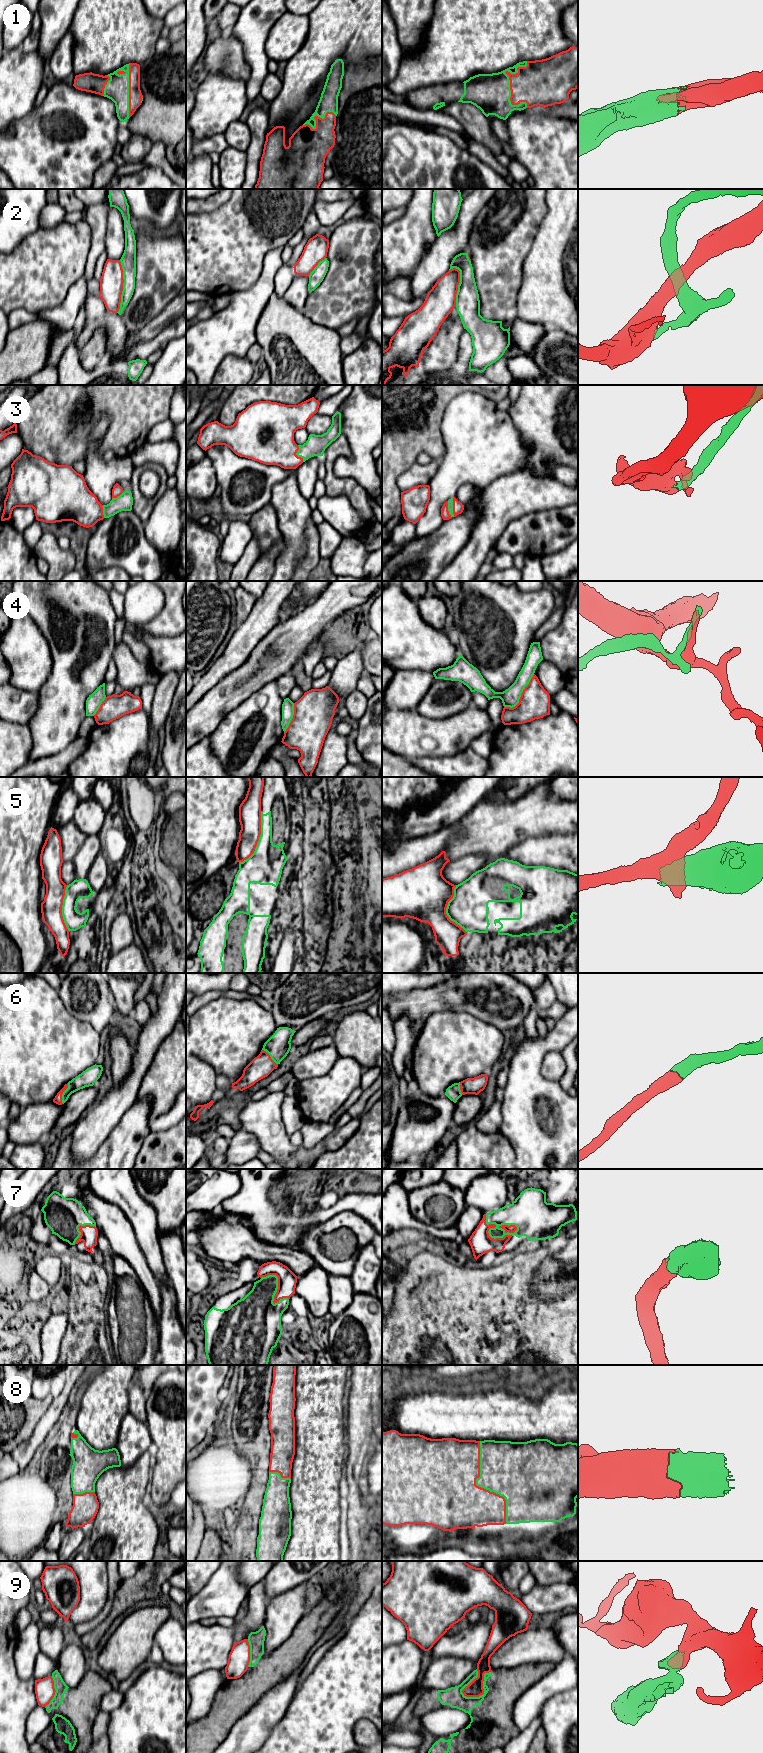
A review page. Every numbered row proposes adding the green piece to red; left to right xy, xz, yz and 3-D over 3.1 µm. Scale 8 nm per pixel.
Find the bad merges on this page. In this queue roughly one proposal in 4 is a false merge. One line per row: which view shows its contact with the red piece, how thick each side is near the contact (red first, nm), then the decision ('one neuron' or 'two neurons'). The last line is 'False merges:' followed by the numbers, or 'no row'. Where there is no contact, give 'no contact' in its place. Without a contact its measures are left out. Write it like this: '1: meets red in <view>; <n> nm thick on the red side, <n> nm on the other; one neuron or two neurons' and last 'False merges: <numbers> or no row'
1: meets red in yz; 340 nm thick on the red side, 320 nm on the other; one neuron
2: meets red in xy; 190 nm thick on the red side, 130 nm on the other; two neurons
3: meets red in xz; 400 nm thick on the red side, 160 nm on the other; one neuron
4: meets red in yz; 260 nm thick on the red side, 150 nm on the other; two neurons
5: meets red in xz; 180 nm thick on the red side, 280 nm on the other; two neurons
6: meets red in xy; 60 nm thick on the red side, 130 nm on the other; one neuron
7: meets red in yz; 170 nm thick on the red side, 180 nm on the other; one neuron
8: meets red in yz; 460 nm thick on the red side, 420 nm on the other; one neuron
9: meets red in yz; 130 nm thick on the red side, 150 nm on the other; two neurons
False merges: 2, 4, 5, 9

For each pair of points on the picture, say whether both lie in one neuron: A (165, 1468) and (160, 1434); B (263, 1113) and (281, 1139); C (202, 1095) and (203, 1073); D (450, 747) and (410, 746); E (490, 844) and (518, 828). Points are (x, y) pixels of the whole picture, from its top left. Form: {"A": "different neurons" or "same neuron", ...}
{"A": "same neuron", "B": "same neuron", "C": "same neuron", "D": "same neuron", "E": "same neuron"}

